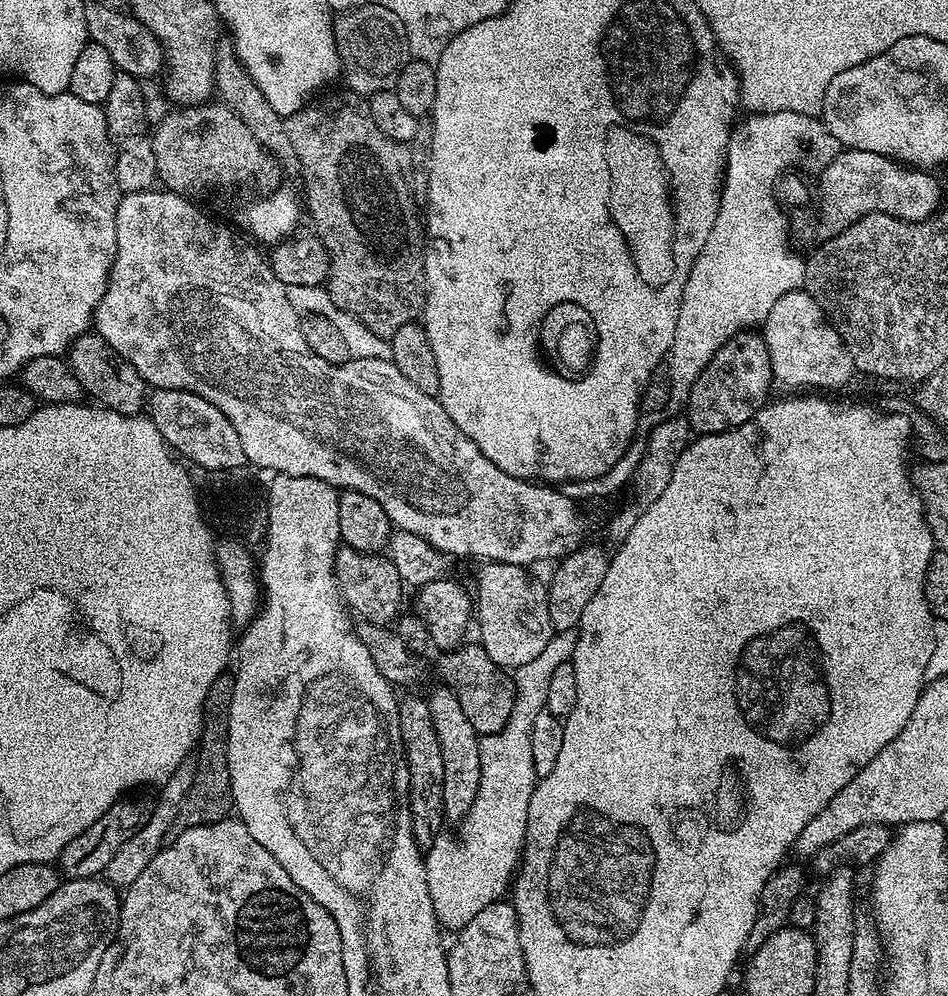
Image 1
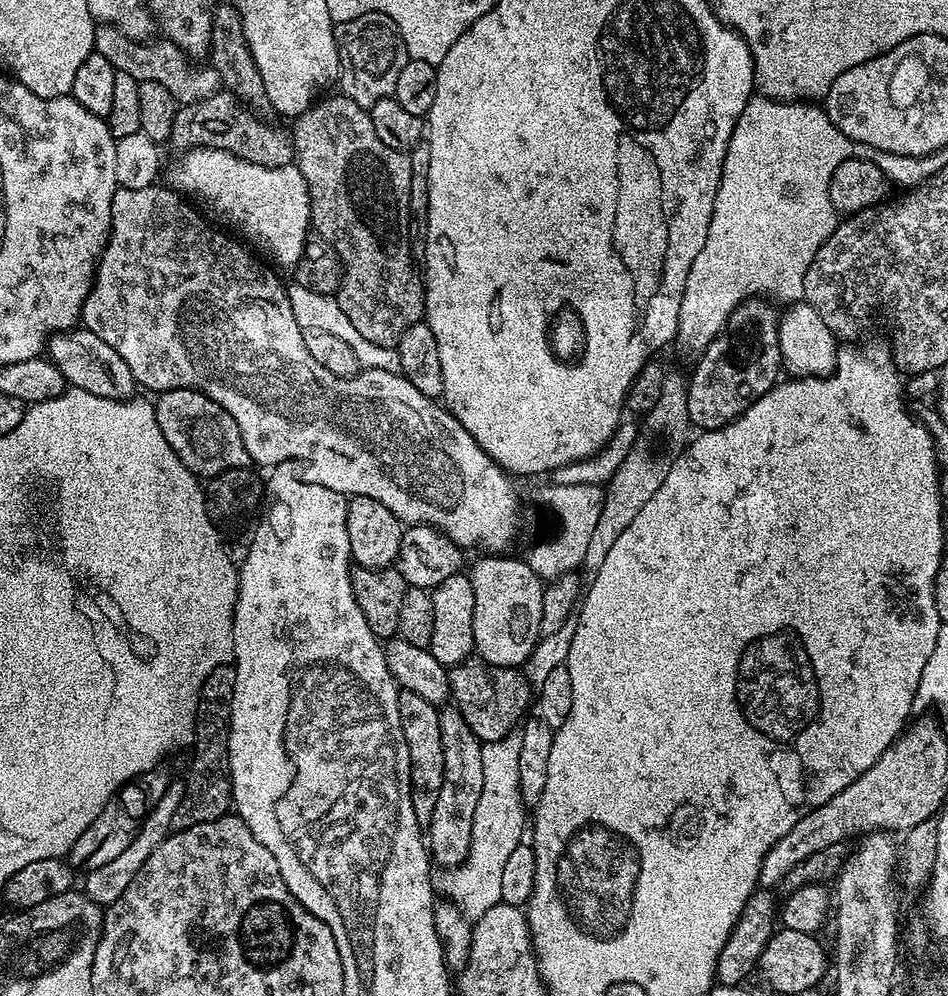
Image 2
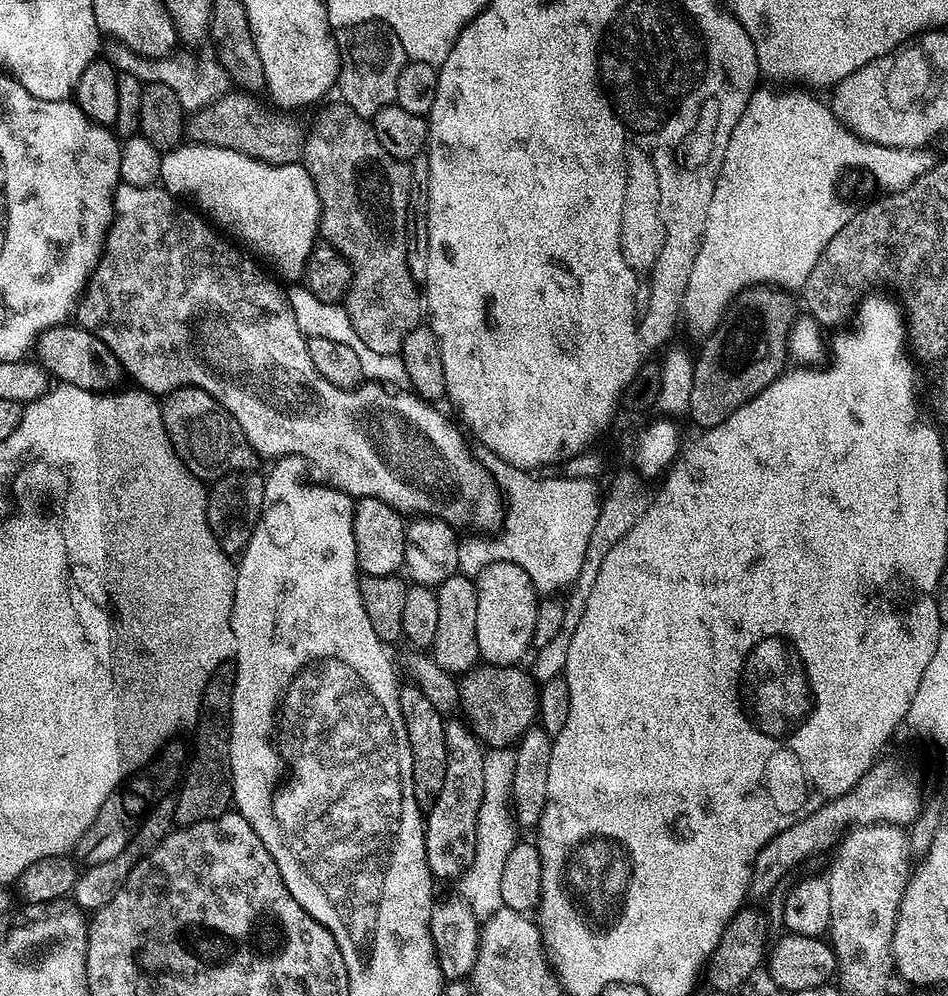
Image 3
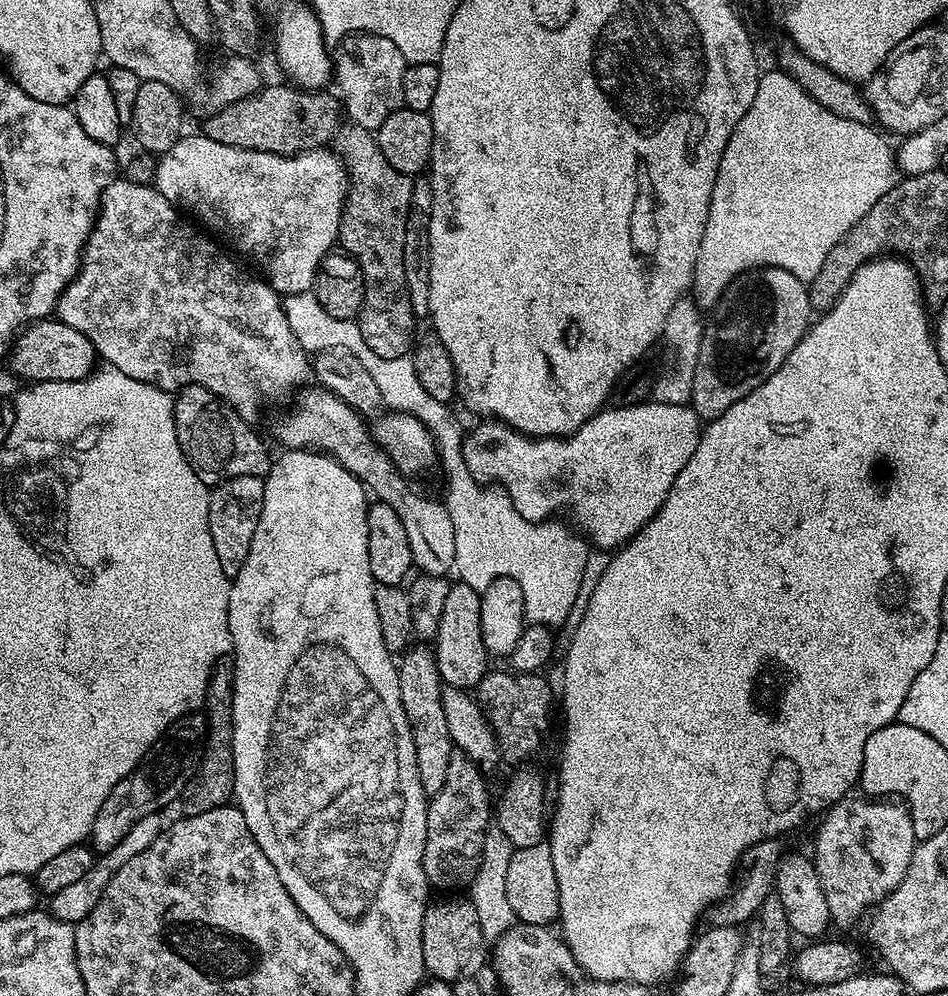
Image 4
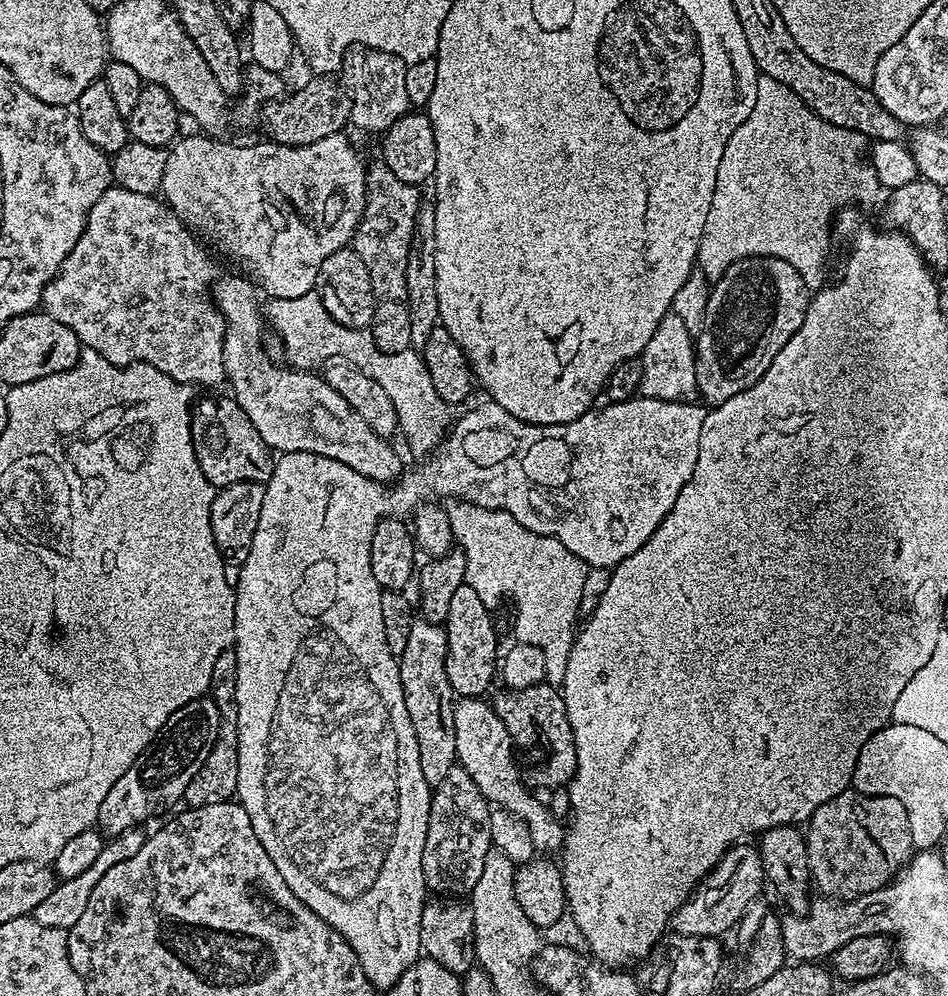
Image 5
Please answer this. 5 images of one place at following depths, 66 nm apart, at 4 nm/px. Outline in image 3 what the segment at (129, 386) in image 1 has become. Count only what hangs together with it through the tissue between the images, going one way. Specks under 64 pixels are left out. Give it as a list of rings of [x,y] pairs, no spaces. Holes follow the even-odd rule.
[[[75,322],[59,324],[37,336],[34,359],[48,372],[49,377],[55,378],[61,384],[78,386],[82,390],[107,392],[119,385],[116,383],[120,376],[122,380],[118,358],[114,358],[104,342]]]

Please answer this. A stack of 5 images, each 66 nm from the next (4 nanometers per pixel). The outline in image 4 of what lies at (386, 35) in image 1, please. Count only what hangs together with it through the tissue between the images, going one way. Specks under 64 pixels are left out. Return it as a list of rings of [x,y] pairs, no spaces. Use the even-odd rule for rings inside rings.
[[[357,32],[345,36],[334,48],[334,84],[340,87],[339,99],[347,119],[353,124],[375,130],[394,114],[394,110],[404,107],[402,98],[402,74],[406,61],[402,50],[373,32]]]

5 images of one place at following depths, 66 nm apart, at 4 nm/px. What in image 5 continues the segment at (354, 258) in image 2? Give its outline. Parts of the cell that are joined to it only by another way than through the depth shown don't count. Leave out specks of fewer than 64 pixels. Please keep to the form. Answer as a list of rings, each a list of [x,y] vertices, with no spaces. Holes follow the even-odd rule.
[[[383,162],[369,163],[366,168],[368,191],[364,194],[364,213],[350,245],[362,258],[374,294],[370,335],[382,352],[401,352],[412,347],[410,310],[406,298],[406,258],[410,254],[412,235],[416,233],[416,217],[421,215],[421,189],[401,182]]]

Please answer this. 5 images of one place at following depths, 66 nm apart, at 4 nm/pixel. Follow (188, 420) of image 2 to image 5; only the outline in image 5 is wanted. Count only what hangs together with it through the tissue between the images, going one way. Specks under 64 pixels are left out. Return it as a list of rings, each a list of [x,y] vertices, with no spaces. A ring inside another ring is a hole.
[[[231,395],[204,396],[192,406],[192,441],[202,466],[202,474],[217,489],[234,482],[252,482],[265,485],[276,465],[274,452],[262,440],[258,430]]]

